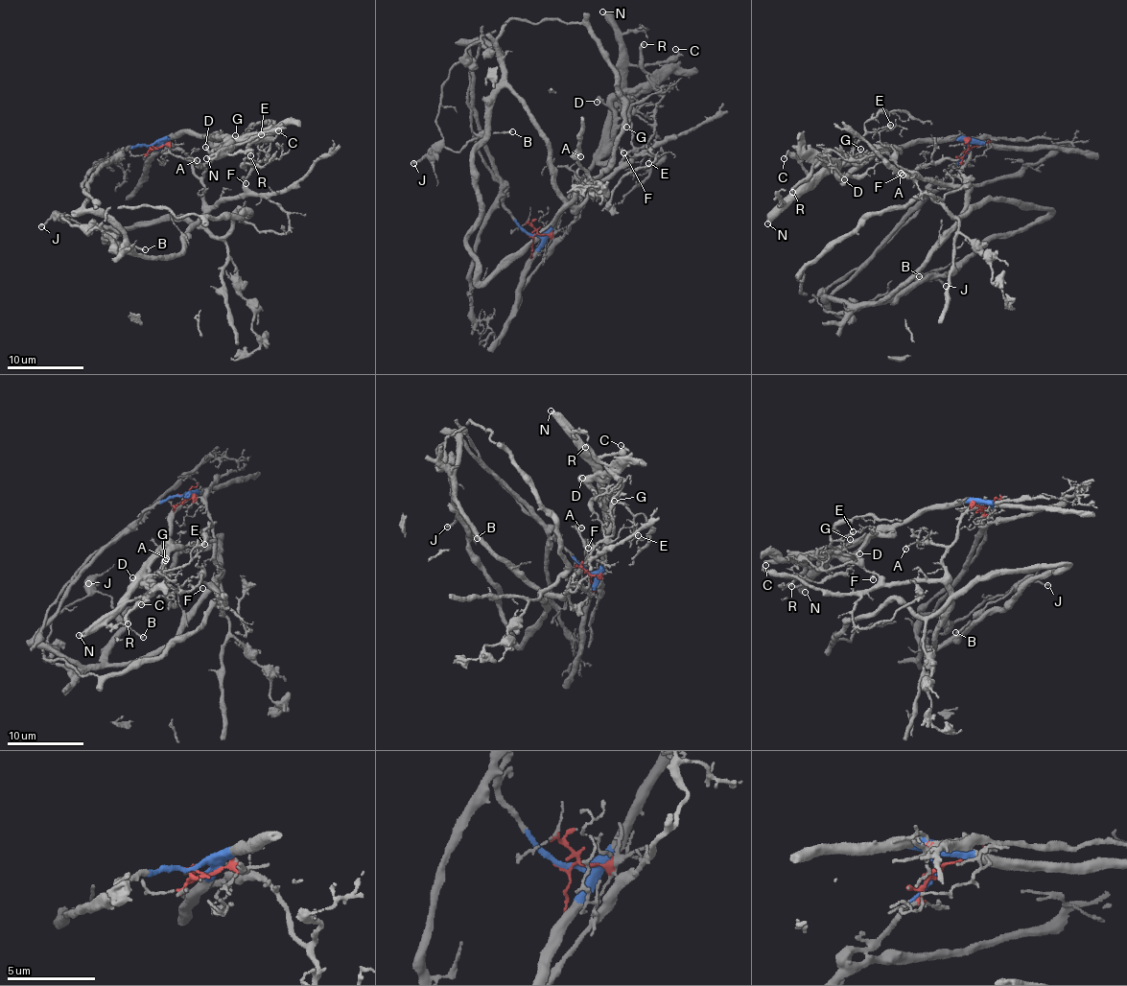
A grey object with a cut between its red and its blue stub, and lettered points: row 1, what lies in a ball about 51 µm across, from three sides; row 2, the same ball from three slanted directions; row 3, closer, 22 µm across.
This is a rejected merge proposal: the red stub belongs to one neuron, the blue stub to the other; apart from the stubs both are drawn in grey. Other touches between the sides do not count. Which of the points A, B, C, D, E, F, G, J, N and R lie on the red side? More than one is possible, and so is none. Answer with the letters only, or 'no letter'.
A, B, F, J

